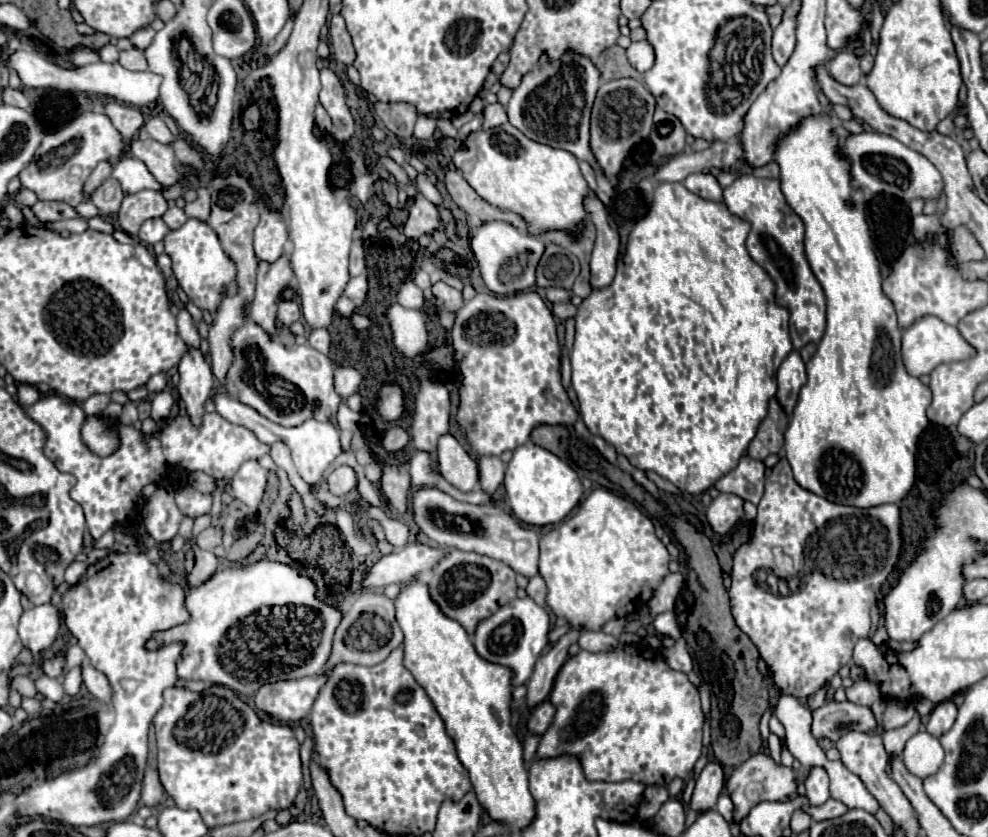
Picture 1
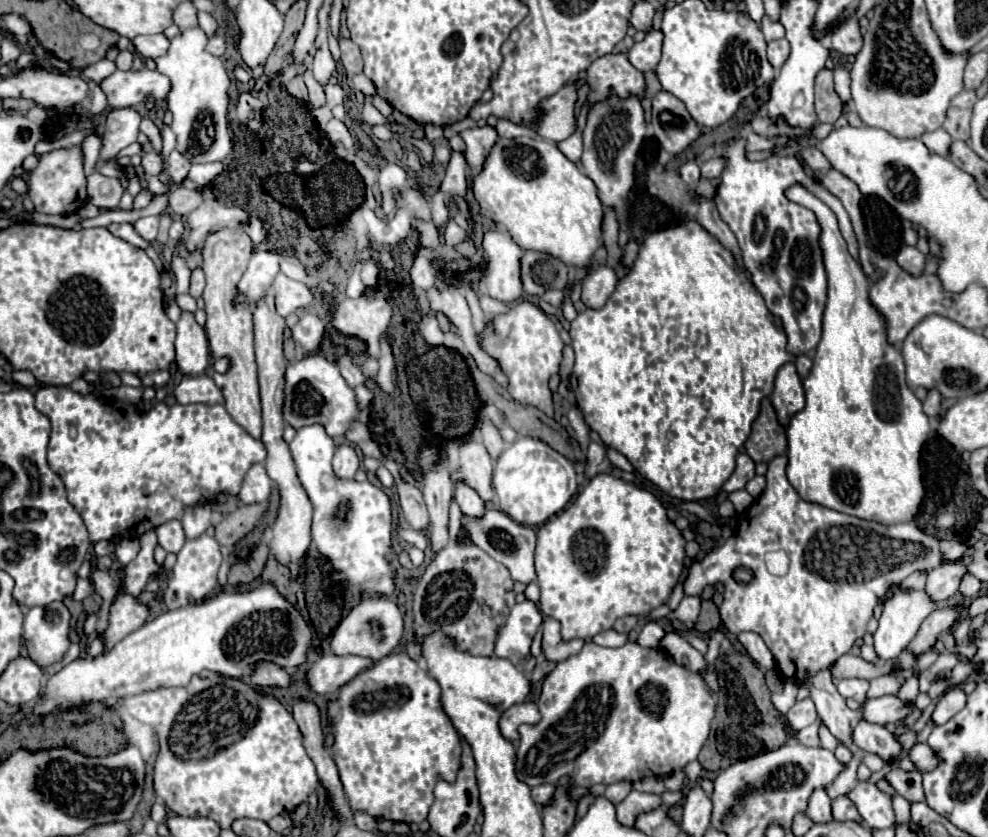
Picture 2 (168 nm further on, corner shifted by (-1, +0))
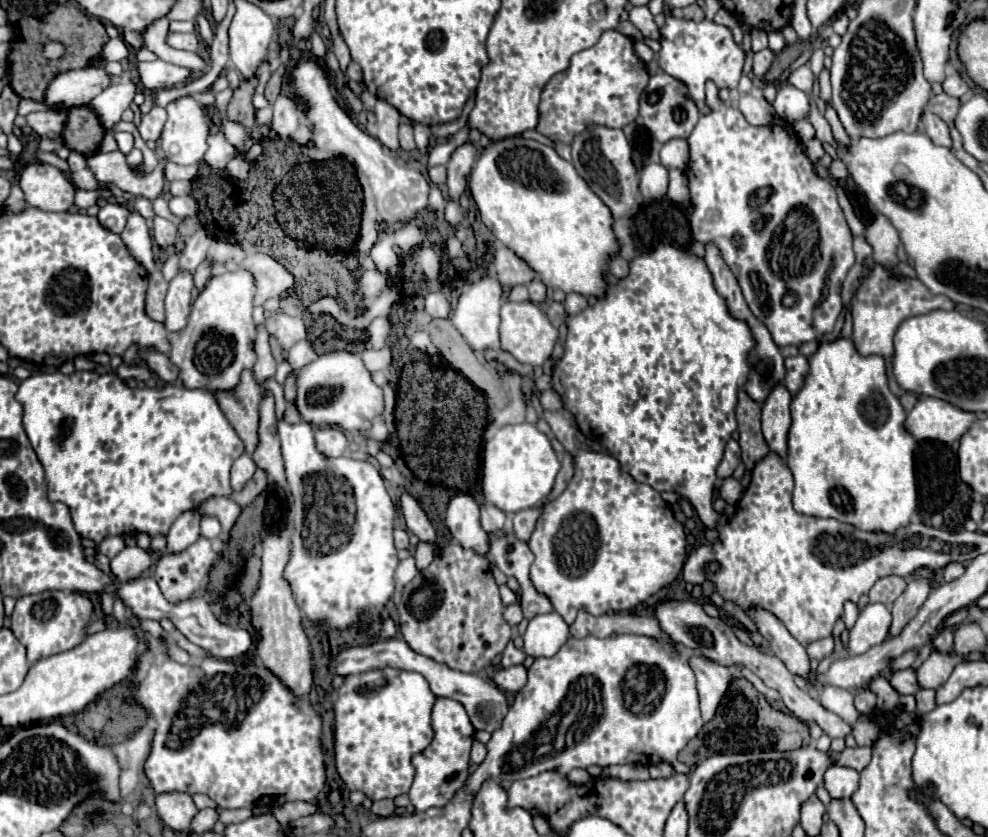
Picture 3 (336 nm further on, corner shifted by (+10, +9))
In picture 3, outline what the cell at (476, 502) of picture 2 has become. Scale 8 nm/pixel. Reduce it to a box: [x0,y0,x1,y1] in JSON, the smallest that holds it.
[444,495,488,555]

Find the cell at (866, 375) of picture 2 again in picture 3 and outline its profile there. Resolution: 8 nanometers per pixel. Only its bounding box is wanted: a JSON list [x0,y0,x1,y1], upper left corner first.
[788,339,918,533]

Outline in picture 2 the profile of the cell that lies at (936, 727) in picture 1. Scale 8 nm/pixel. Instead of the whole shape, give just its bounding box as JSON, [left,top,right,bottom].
[933,688,965,726]

